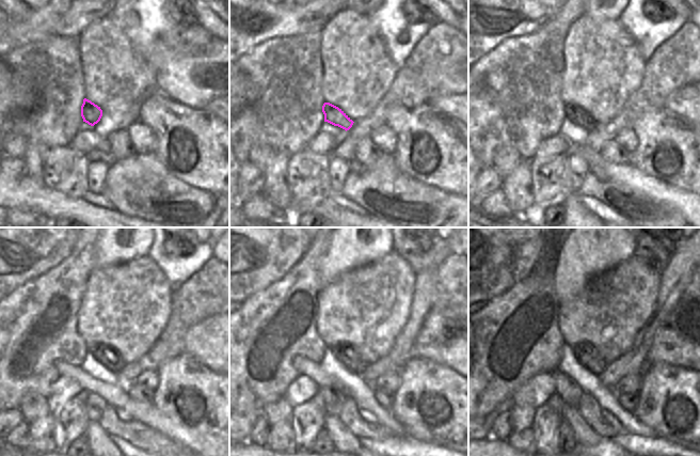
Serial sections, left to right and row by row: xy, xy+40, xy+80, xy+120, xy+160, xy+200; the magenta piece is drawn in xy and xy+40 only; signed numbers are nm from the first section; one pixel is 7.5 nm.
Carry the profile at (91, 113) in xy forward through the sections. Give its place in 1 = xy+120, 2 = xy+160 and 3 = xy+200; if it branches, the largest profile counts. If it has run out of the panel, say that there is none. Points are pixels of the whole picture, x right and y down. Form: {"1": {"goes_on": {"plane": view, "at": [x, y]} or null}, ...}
{"1": {"goes_on": {"plane": "xy+120", "at": [105, 356]}}, "2": {"goes_on": {"plane": "xy+160", "at": [351, 359]}}, "3": {"goes_on": {"plane": "xy+200", "at": [590, 359]}}}

